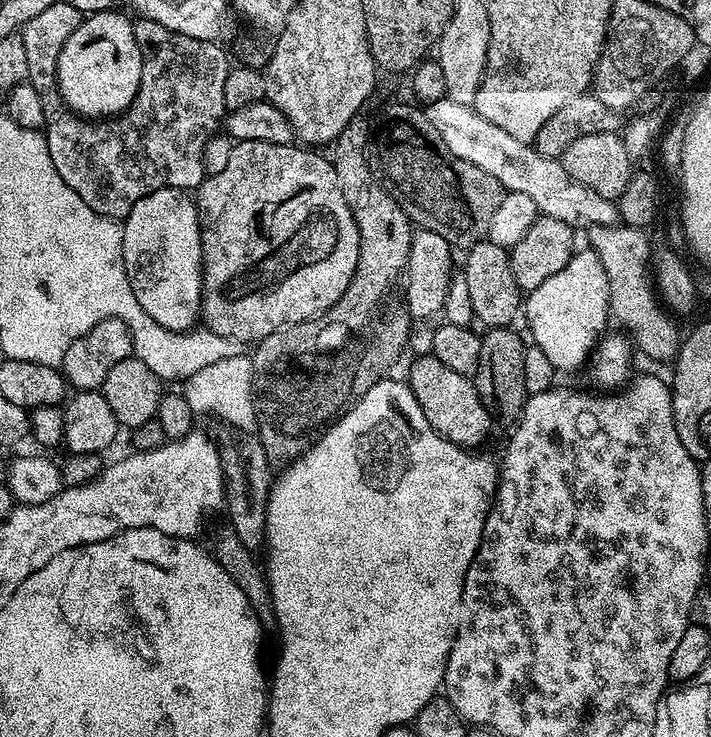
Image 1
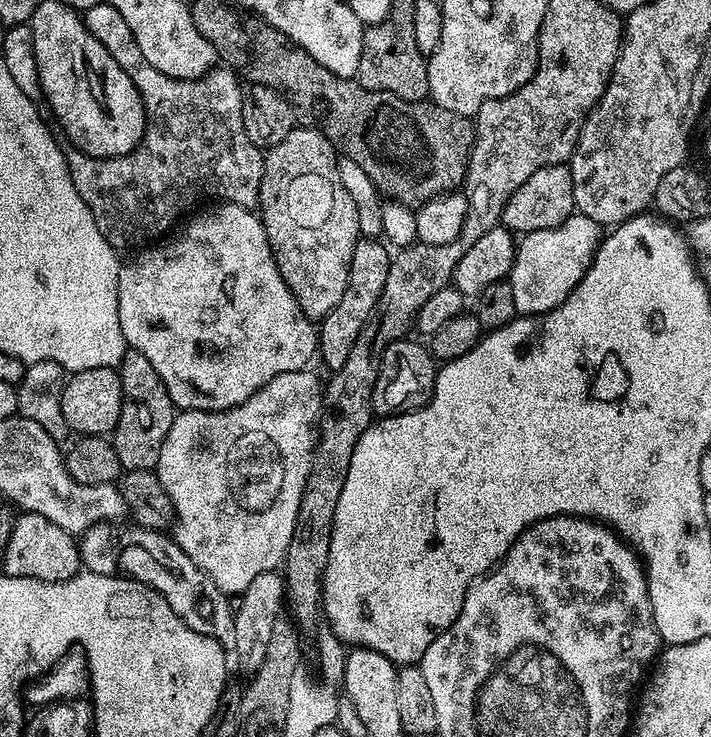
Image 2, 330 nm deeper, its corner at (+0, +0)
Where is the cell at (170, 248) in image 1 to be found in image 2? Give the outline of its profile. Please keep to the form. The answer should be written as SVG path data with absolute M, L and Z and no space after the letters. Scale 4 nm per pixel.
M216 202L208 207L212 208L206 209L205 212L197 211L195 213L197 216L193 220L185 219L183 221L184 229L181 232L173 231L163 242L153 243L147 250L137 251L135 253L137 256L129 264L127 261L121 267L116 287L118 290L118 322L122 326L125 345L131 351L146 357L150 366L154 366L154 370L158 370L158 378L162 378L173 405L185 412L225 412L230 410L242 402L246 402L246 398L250 398L255 392L262 390L262 386L266 386L278 374L301 371L302 366L307 365L304 363L307 362L308 356L315 357L318 352L317 329L310 323L307 314L298 306L294 294L290 294L290 290L278 270L272 247L266 238L266 230L262 227L257 213L245 210L237 204L223 202Z

